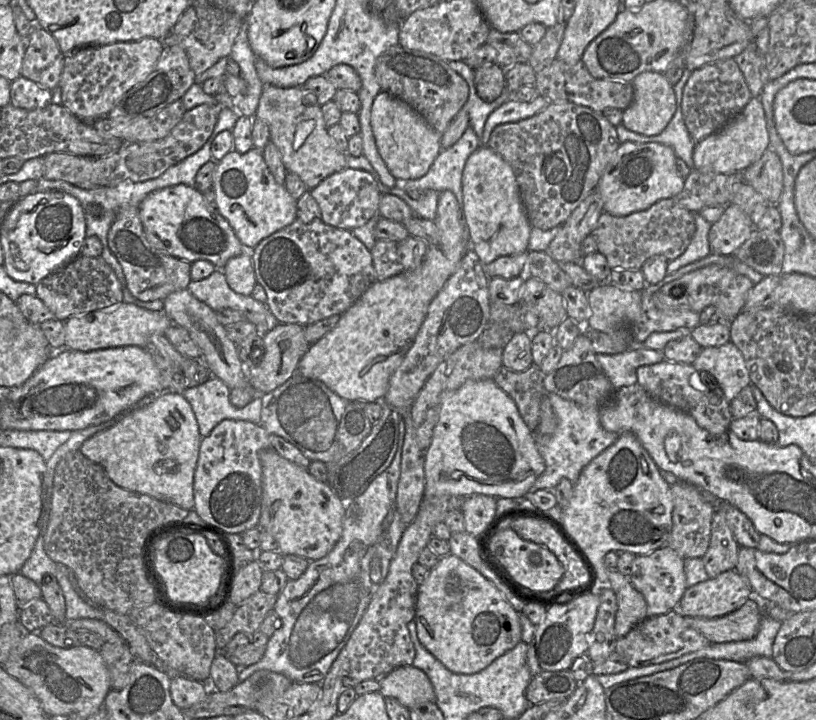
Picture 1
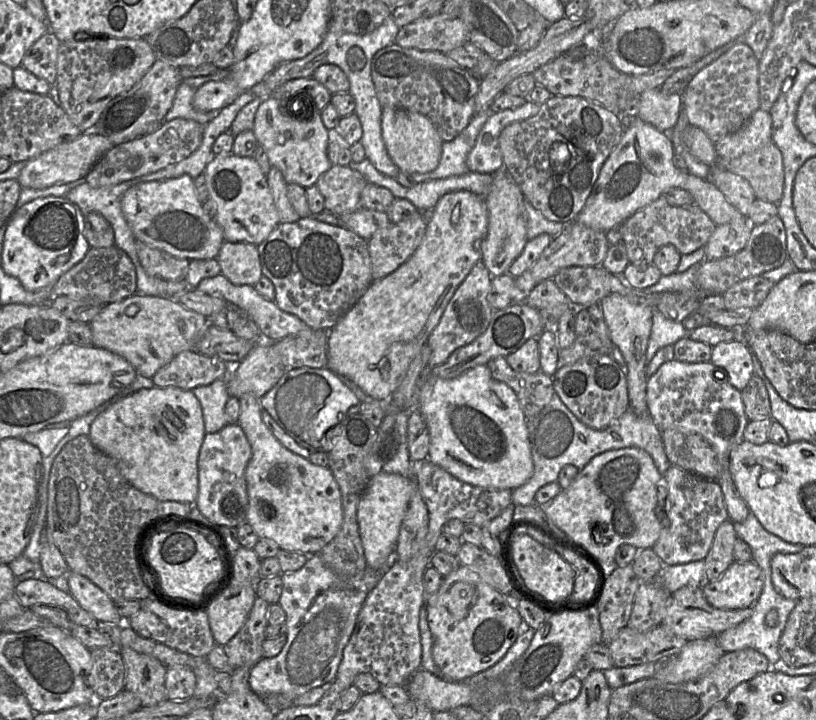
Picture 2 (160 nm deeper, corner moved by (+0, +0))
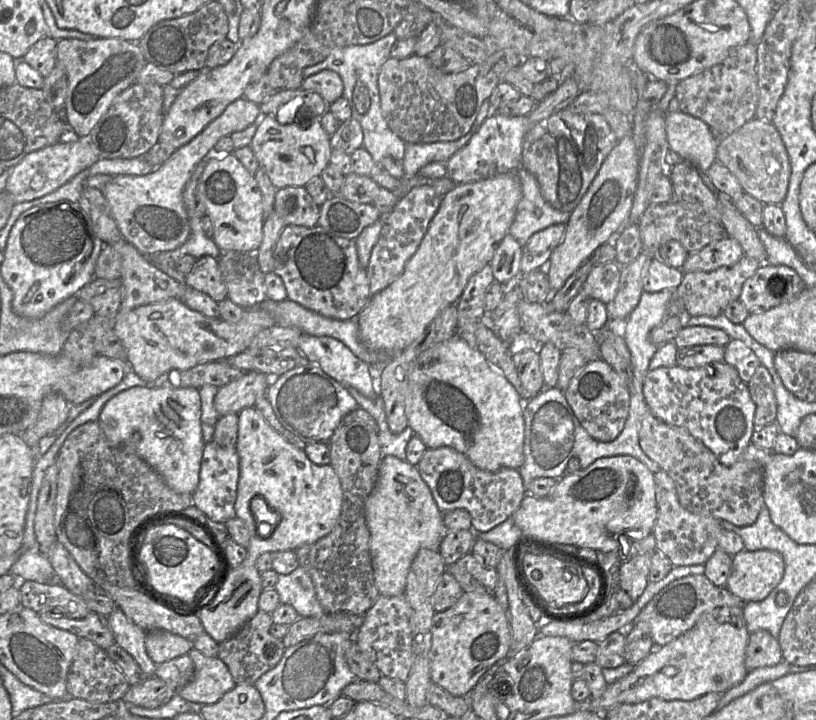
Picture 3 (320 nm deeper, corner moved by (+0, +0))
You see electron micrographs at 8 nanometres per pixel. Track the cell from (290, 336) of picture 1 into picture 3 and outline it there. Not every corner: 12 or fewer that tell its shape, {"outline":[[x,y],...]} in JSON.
{"outline":[[258,371],[218,389],[221,417],[254,407],[271,378]]}

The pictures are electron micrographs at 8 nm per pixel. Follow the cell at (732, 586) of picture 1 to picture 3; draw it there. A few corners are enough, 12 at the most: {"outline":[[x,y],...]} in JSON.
{"outline":[[771,550],[738,552],[725,587],[744,602],[778,585],[784,560]]}

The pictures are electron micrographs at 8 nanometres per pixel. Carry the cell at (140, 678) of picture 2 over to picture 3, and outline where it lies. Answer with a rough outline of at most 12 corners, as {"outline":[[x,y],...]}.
{"outline":[[118,607],[108,616],[116,645],[147,678],[157,664],[146,652],[146,632]]}

